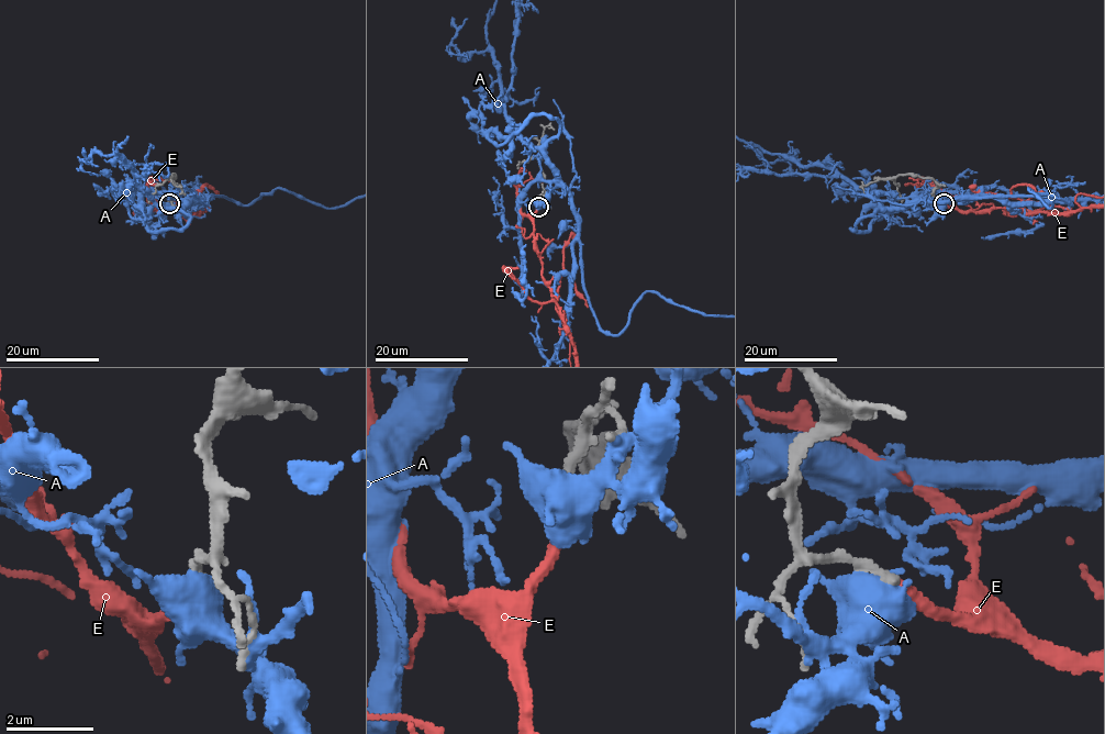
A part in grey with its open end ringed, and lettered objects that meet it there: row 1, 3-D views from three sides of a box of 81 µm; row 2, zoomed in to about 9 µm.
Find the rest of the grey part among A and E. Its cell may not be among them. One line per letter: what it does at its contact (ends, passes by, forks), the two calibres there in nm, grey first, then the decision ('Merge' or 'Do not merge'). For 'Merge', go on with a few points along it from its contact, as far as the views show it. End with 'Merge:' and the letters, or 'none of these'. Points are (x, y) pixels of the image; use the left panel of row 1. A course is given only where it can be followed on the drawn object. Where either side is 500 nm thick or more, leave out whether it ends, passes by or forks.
A: Thickness 240 nm (grey) against 750 nm. Do not merge
E: It ends there. Thickness 220 nm (grey) against 260 nm. Merge
Merge: E

